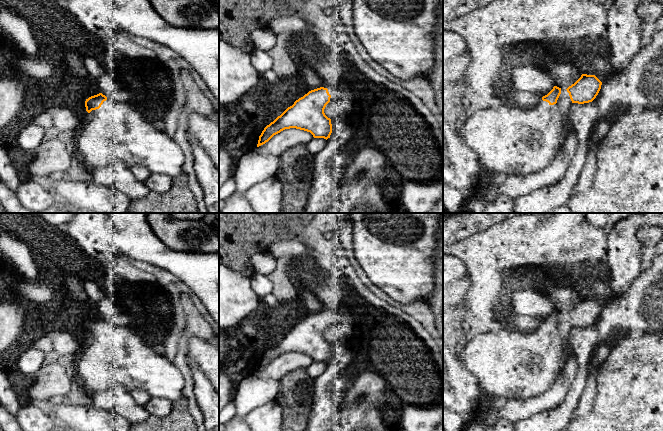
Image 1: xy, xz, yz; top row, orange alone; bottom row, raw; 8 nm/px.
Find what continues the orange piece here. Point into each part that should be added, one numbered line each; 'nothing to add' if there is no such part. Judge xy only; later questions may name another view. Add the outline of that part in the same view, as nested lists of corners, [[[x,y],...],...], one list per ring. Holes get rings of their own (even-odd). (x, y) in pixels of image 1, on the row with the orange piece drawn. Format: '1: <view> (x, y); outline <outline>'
1: xy (116, 131); outline [[[107,97],[99,109],[92,110],[76,132],[75,141],[77,153],[90,172],[120,160],[129,167],[144,165],[150,172],[166,174],[173,180],[183,174],[185,155],[180,146],[122,97]]]

